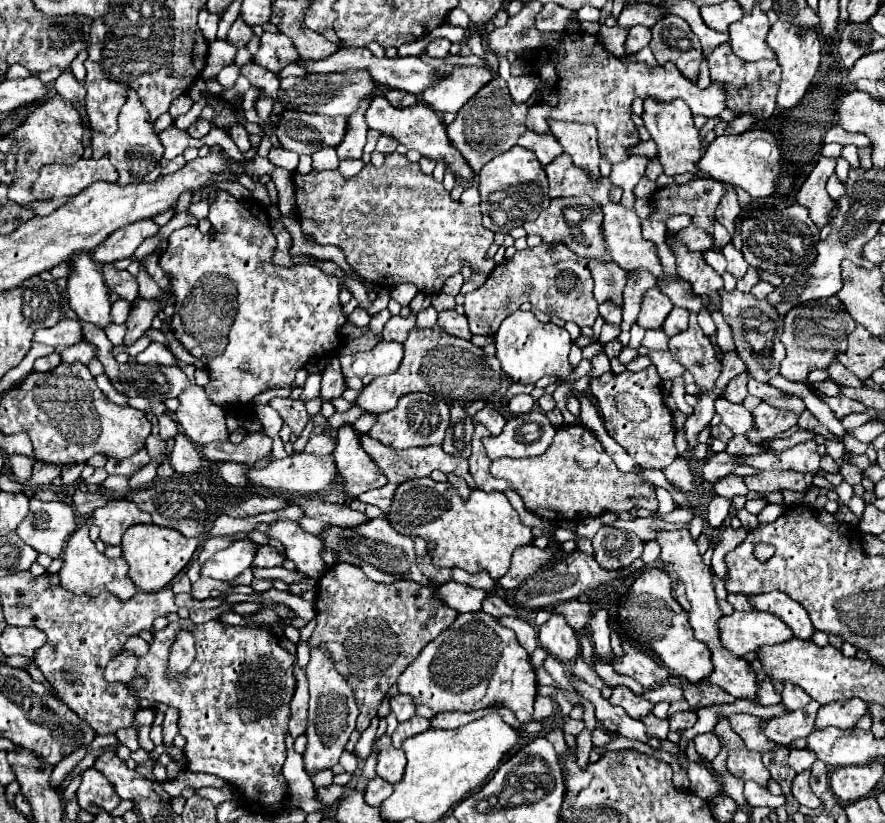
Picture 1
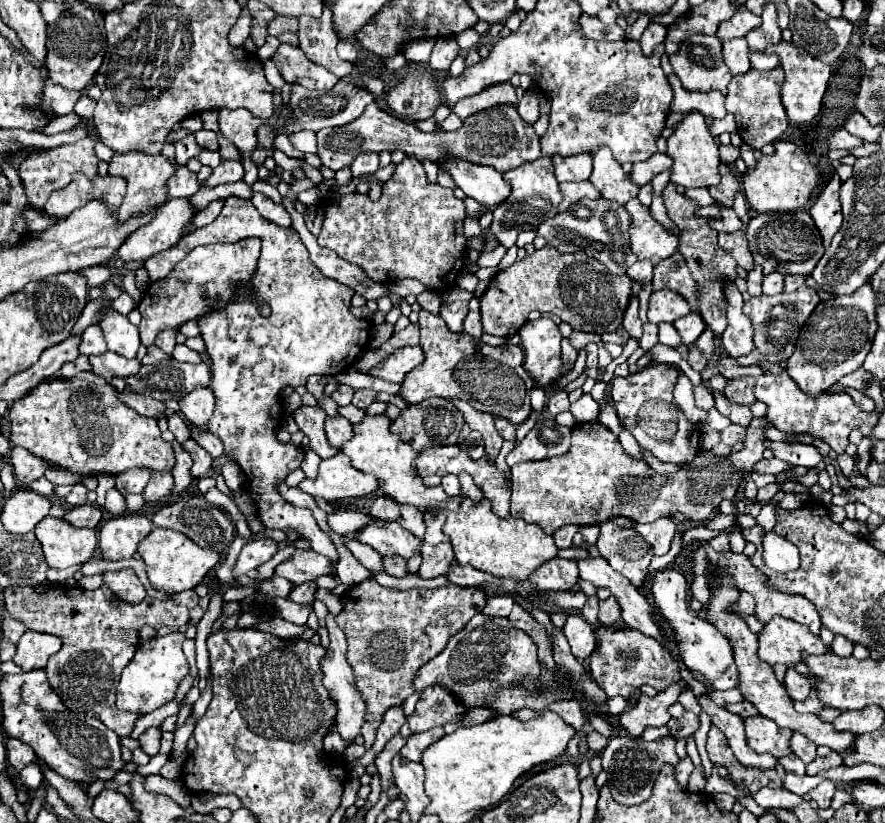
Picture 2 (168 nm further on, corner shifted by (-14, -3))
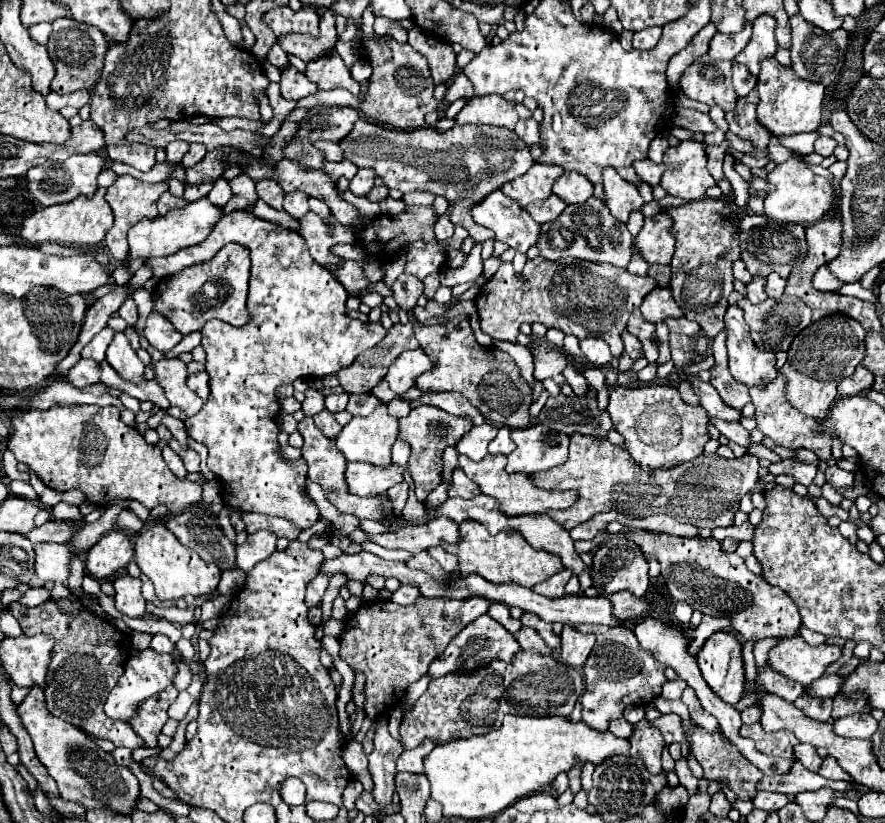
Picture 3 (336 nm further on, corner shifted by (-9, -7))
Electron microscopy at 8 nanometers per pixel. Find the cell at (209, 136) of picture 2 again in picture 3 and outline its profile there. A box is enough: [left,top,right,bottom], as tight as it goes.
[180,144,206,168]

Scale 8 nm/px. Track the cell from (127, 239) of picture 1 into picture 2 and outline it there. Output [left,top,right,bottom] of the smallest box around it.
[117,198,195,262]

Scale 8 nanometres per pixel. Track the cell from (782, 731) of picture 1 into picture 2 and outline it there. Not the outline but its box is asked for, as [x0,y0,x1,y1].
[791,732,817,764]

